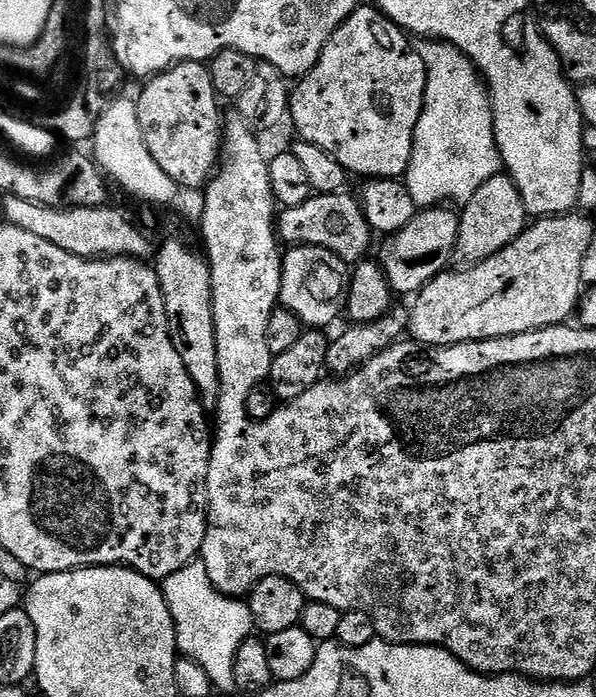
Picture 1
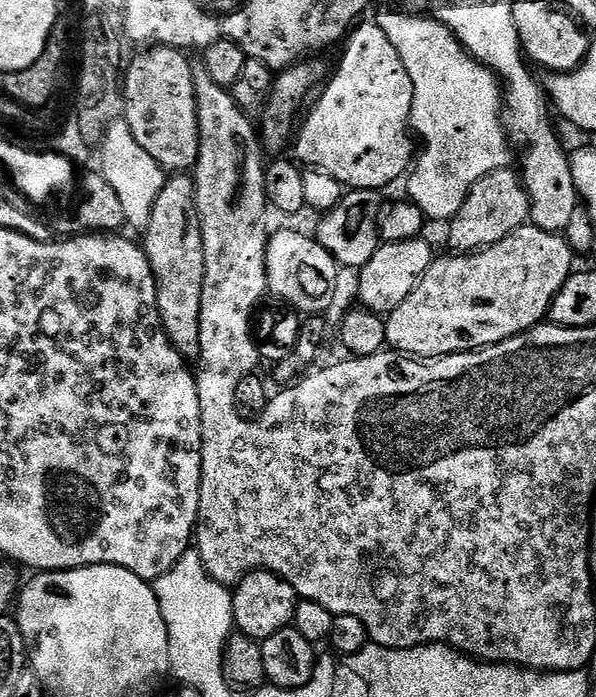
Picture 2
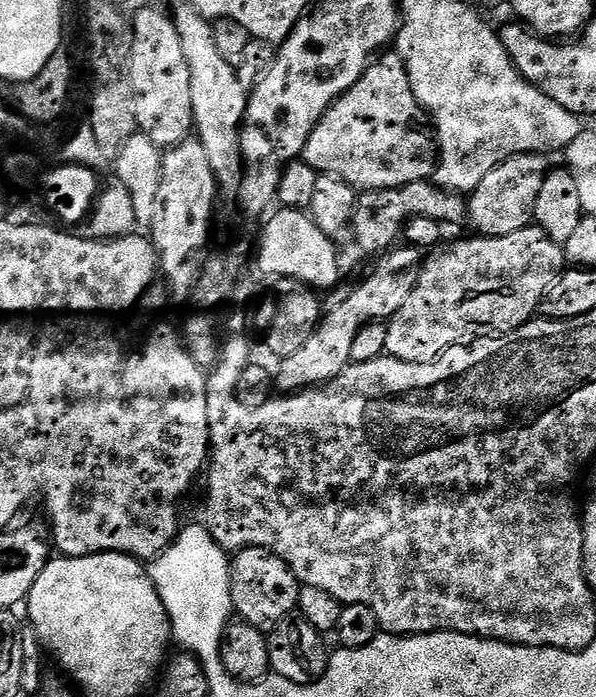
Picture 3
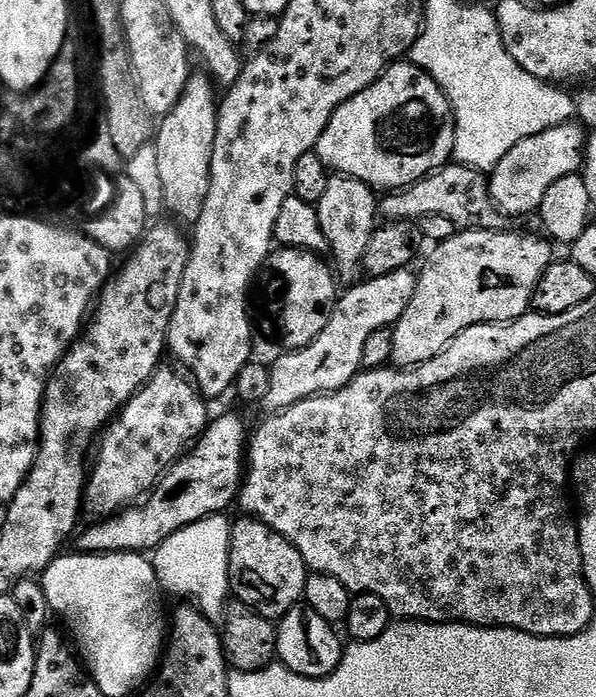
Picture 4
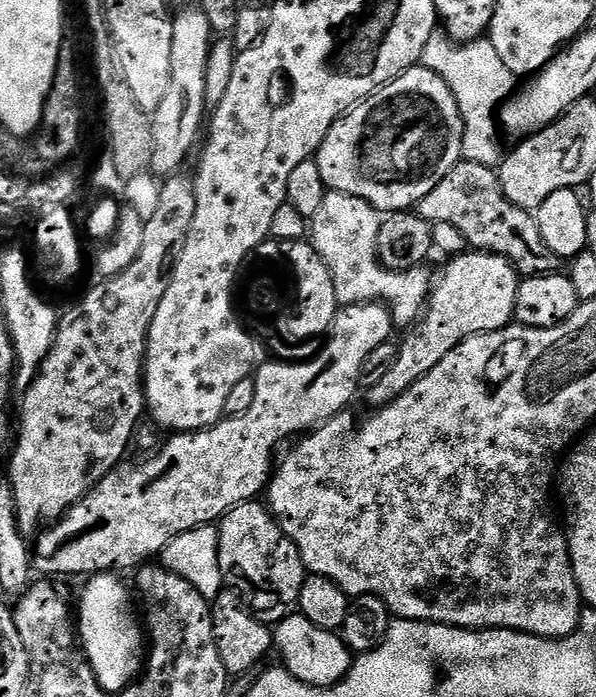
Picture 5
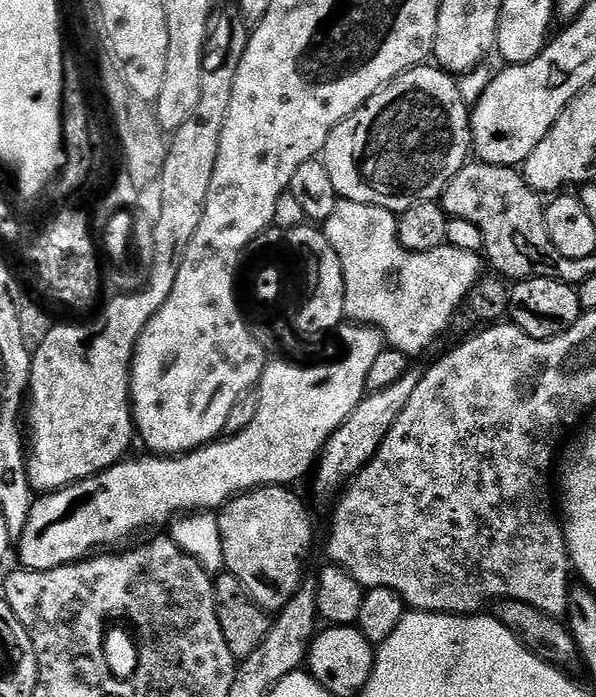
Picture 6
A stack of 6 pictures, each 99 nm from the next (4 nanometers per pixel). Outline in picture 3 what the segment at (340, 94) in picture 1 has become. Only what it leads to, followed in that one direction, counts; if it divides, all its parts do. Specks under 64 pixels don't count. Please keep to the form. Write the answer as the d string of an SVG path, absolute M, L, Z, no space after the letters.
M384 54L373 60L372 64L362 74L362 78L358 78L358 82L354 86L350 86L350 90L346 90L346 94L342 94L332 103L332 105L326 110L324 117L318 122L318 126L314 126L314 130L310 134L310 138L304 147L302 158L312 169L314 169L315 172L317 172L317 174L336 176L339 180L345 180L346 183L352 185L352 187L357 190L397 188L398 186L406 186L410 182L427 180L433 175L438 159L438 141L434 135L434 128L430 123L430 117L418 102L418 98L414 94L414 90L408 81L408 75L404 69L404 63L402 63L399 56L395 54Z

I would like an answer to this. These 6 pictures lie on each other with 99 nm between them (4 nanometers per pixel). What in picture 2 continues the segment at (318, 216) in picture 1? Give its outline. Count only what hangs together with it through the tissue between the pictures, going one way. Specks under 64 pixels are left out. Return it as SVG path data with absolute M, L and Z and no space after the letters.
M357 188L345 191L342 199L329 212L319 217L320 225L314 231L314 239L318 241L330 255L334 257L341 269L359 270L374 258L382 243L380 238L380 218L386 200L374 188Z

